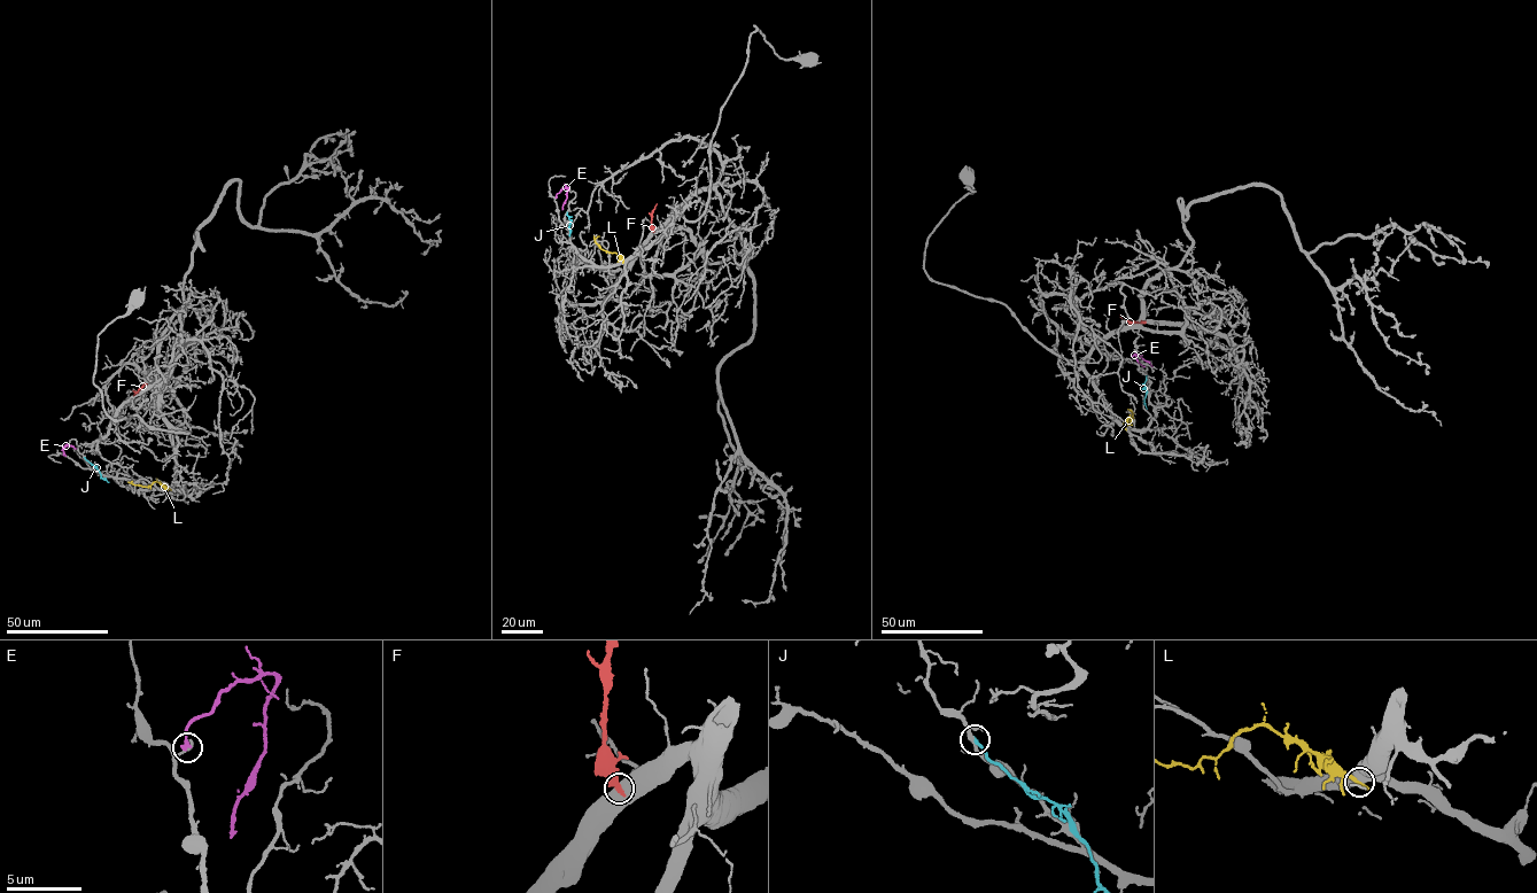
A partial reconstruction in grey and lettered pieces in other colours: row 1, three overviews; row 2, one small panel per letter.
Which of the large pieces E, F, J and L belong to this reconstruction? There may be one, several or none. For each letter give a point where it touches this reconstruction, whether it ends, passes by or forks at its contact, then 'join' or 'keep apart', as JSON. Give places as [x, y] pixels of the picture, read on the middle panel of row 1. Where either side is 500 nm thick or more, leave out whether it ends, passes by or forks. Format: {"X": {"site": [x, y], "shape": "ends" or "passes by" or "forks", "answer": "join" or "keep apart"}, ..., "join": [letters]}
{"E": {"site": [556, 197], "shape": "ends", "answer": "keep apart"}, "F": {"site": [653, 231], "answer": "keep apart"}, "J": {"site": [567, 212], "shape": "ends", "answer": "keep apart"}, "L": {"site": [623, 261], "answer": "keep apart"}, "join": []}

